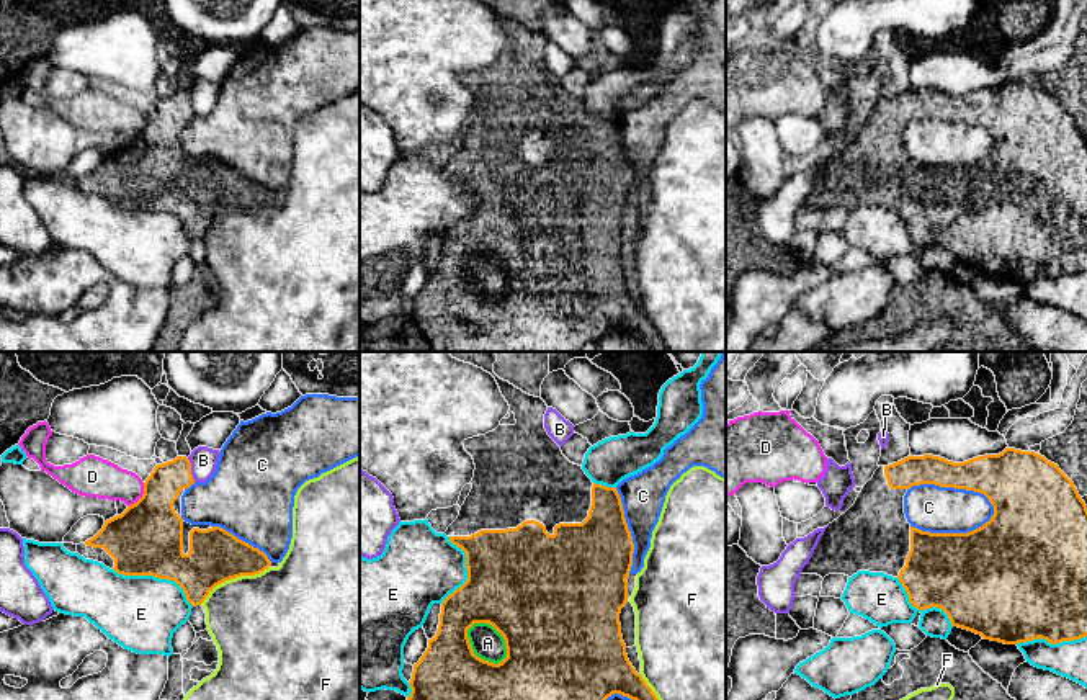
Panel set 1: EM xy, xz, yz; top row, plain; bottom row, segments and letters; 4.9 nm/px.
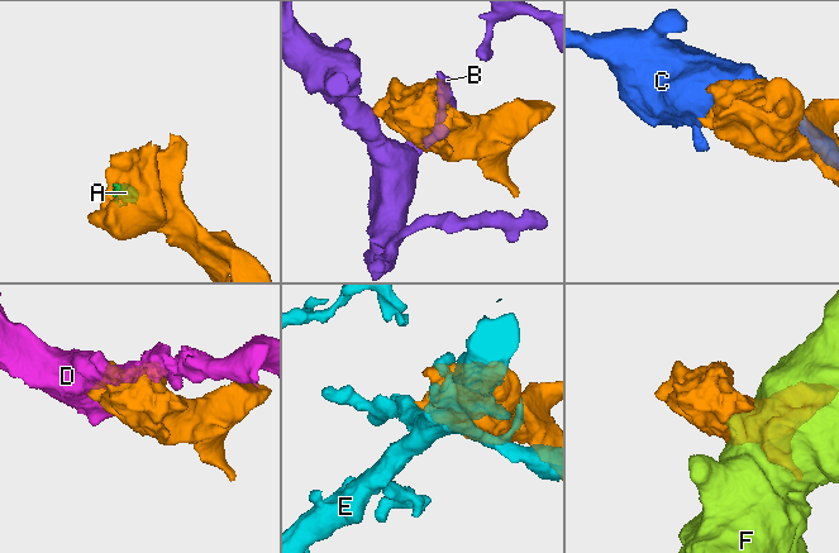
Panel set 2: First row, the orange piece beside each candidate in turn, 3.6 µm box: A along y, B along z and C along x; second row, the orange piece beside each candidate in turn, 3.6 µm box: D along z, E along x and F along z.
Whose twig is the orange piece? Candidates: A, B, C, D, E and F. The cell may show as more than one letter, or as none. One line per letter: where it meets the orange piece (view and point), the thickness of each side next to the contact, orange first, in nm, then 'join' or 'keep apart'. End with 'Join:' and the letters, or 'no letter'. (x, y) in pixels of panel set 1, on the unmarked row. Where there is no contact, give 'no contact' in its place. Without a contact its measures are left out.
A: contact xz (502, 269); calibres 500 and 160 nm; keep apart
B: contact xy (190, 103); calibres 180 and 130 nm; keep apart
C: contact yz (955, 121); calibres 240 and 240 nm; keep apart
D: contact xy (143, 130); calibres 360 and 190 nm; keep apart
E: contact xy (156, 210); calibres 360 and 380 nm; keep apart
F: contact xy (232, 211); calibres 260 and 460 nm; keep apart
Join: no letter

